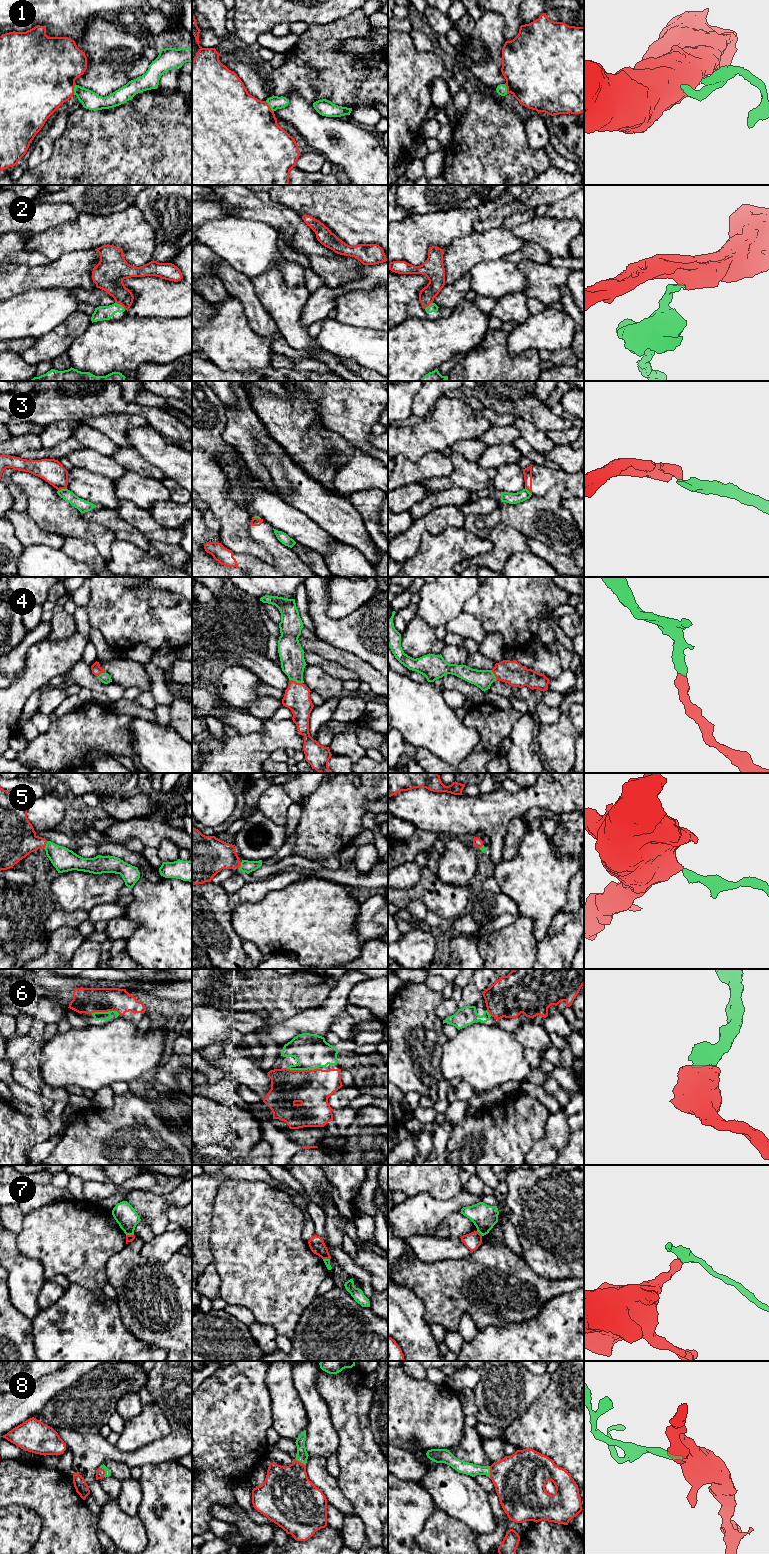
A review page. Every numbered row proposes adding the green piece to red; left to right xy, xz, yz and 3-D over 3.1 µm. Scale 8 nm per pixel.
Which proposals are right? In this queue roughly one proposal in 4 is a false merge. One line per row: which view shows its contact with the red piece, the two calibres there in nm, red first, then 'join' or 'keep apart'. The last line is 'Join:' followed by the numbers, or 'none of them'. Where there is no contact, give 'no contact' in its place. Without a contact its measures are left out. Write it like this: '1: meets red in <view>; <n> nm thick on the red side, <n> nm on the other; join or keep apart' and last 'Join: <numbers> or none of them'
1: meets red in xz; 480 nm thick on the red side, 110 nm on the other; join
2: meets red in xy; 240 nm thick on the red side, 110 nm on the other; join
3: meets red in xy; 190 nm thick on the red side, 100 nm on the other; keep apart
4: meets red in xz; 200 nm thick on the red side, 200 nm on the other; join
5: meets red in xy; 300 nm thick on the red side, 190 nm on the other; join
6: meets red in xy; 200 nm thick on the red side, 70 nm on the other; join
7: meets red in yz; 140 nm thick on the red side, 200 nm on the other; keep apart
8: meets red in xy; 70 nm thick on the red side, 50 nm on the other; join
Join: 1, 2, 4, 5, 6, 8

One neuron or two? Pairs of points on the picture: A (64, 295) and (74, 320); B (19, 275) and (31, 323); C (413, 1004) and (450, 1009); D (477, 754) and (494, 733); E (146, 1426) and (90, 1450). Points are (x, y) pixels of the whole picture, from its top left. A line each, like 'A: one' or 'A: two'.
A: two
B: two
C: two
D: one
E: two

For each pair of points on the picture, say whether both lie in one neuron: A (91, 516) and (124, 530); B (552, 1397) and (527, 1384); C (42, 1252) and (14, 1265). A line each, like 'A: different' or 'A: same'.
A: same
B: different
C: different

